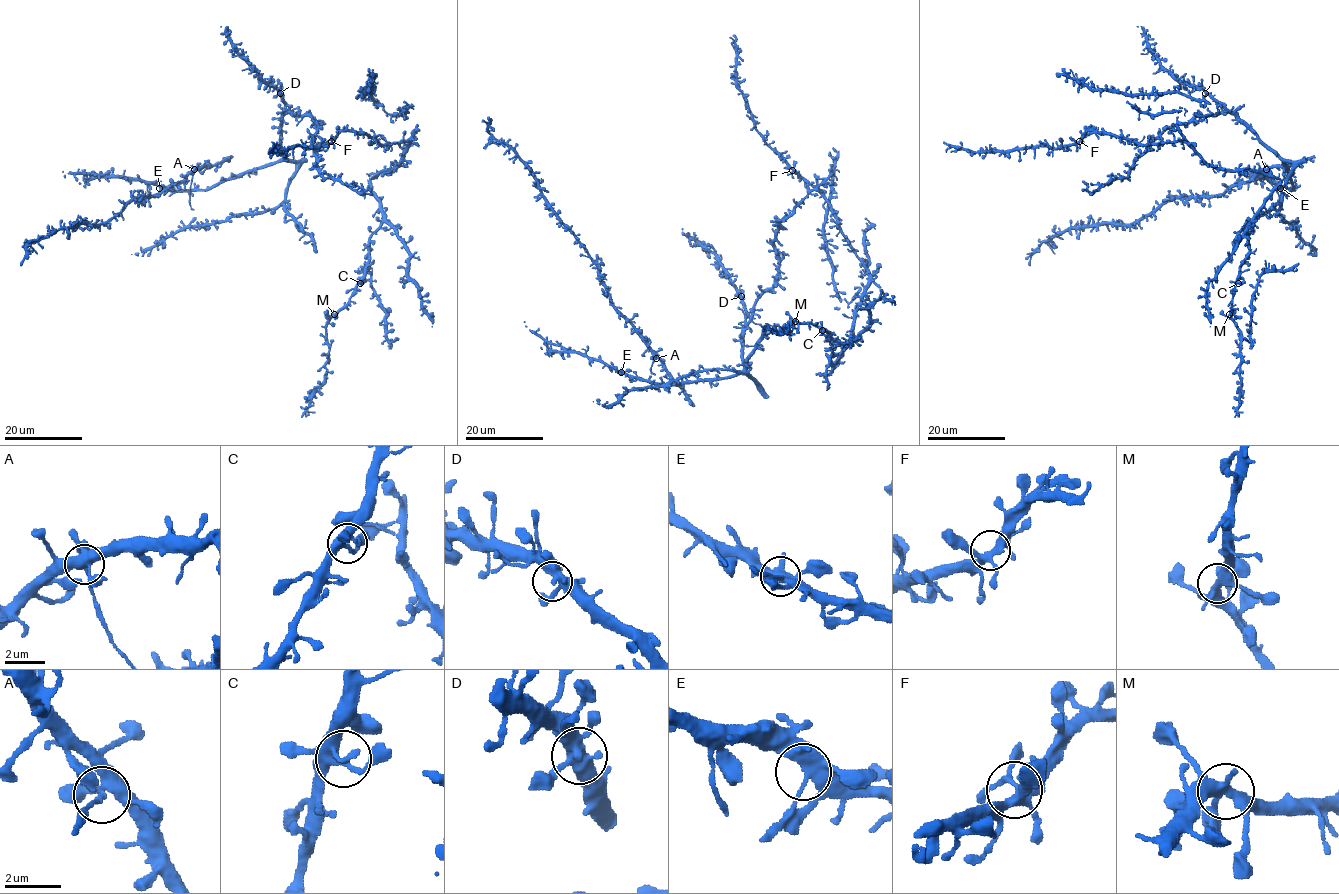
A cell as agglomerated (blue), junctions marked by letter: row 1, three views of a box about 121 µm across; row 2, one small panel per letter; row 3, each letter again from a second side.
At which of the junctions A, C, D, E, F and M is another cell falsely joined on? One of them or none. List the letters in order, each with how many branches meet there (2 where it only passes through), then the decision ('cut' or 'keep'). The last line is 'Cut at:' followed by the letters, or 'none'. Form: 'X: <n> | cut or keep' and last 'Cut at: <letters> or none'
A: 6 | cut
C: 5 | keep
D: 5 | keep
E: 5 | keep
F: 6 | keep
M: 6 | keep
Cut at: A

